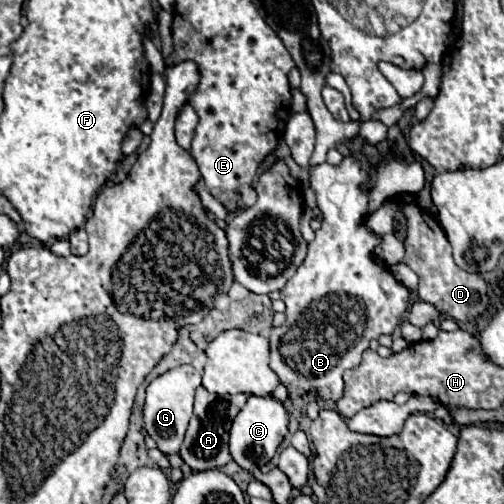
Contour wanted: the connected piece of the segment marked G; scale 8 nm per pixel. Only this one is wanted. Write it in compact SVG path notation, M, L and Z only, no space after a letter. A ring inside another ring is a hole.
M181 364L165 374L157 376L147 386L145 398L145 430L157 442L157 448L163 454L175 454L183 442L189 418L193 416L193 394L201 386L201 372L193 364Z

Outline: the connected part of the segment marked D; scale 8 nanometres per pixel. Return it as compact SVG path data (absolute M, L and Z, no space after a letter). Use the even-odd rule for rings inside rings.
M401 194L399 198L405 202L405 216L407 216L407 240L405 240L407 256L405 256L405 264L419 276L417 296L421 300L435 304L441 312L449 314L457 322L467 322L467 320L473 322L489 306L485 280L479 274L461 270L453 262L451 244L449 244L443 228L439 226L439 222L435 218L431 218L427 212L417 208L411 194Z

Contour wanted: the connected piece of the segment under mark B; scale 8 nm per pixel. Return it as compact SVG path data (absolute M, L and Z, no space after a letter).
M349 154L337 166L323 162L309 172L317 206L323 212L323 222L315 240L309 244L303 264L281 290L281 300L287 306L287 322L271 330L271 368L277 372L291 396L301 396L303 392L313 390L325 400L339 400L345 390L341 374L347 368L361 364L361 356L367 350L369 340L379 338L381 334L393 334L409 308L409 290L395 280L393 272L385 264L379 264L373 258L373 250L379 246L381 236L367 228L367 218L371 214L367 188L369 168Z

